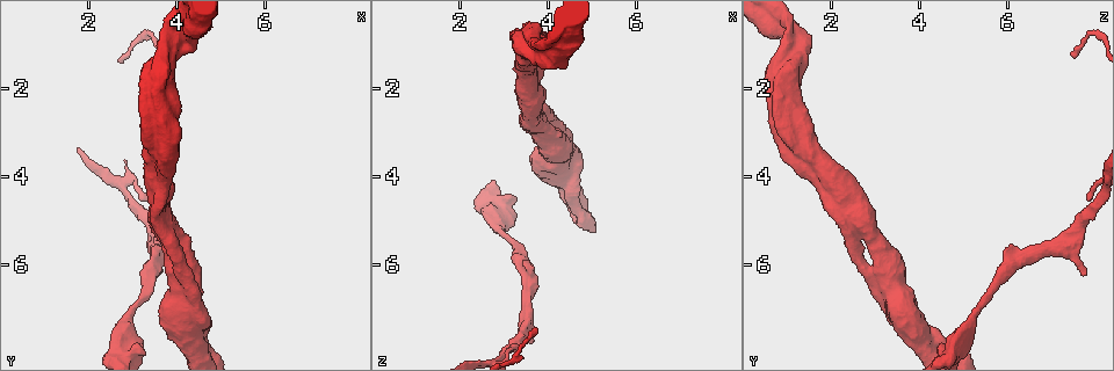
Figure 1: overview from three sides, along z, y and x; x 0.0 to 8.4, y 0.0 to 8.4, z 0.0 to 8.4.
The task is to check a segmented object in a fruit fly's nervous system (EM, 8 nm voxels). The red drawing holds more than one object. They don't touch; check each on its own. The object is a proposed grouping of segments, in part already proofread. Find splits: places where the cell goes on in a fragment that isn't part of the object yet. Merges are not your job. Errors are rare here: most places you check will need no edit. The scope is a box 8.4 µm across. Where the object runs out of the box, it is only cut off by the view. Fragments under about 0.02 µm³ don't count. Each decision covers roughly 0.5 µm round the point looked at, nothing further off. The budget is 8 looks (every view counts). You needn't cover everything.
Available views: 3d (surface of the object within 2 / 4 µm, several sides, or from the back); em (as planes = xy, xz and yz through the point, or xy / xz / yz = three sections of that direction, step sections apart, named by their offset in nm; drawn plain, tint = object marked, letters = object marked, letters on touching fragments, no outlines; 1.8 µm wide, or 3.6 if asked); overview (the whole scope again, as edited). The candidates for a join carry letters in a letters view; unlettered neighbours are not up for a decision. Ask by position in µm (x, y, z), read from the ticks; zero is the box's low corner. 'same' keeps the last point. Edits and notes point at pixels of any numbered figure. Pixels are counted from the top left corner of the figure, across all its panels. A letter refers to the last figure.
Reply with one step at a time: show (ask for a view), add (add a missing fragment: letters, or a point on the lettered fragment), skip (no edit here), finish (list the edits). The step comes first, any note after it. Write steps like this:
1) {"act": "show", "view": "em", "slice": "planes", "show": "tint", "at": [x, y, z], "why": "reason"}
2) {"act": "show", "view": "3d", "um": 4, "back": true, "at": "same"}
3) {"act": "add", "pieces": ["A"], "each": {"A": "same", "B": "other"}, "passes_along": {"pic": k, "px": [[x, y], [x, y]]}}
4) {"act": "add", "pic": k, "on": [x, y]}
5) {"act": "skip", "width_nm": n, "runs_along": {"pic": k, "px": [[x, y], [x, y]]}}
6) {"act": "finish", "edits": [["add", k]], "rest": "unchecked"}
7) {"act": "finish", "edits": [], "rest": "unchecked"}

{"act": "show", "view": "em", "um": 3.6, "slice": "planes", "show": "plain", "at": [4.20, 0.75, 1.20], "why": "calibre changes"}

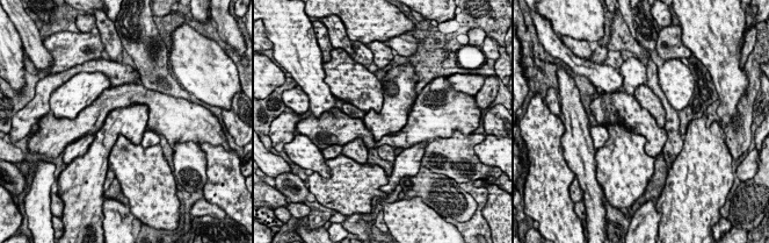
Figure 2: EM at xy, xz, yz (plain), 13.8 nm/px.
{"act": "show", "view": "em", "um": 3.6, "slice": "planes", "show": "letters", "at": "same", "why": "see the neighbours"}

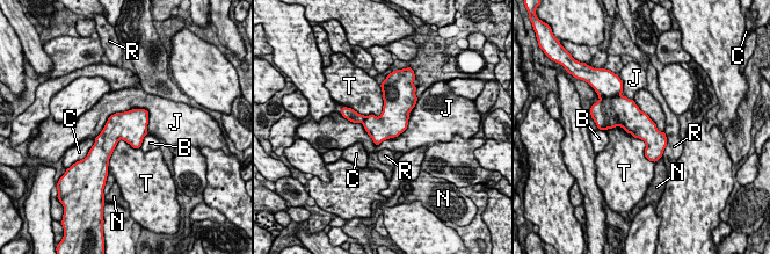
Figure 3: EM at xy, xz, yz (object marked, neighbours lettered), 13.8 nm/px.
{"act": "skip", "width_nm": 360, "each": {"B": "other", "C": "other", "J": "other", "N": "other", "R": "other", "T": "other"}, "border": {"pic": 3, "px": [[604, 130], [640, 138], [654, 162]]}, "found": "none of them fits"}

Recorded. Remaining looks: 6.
{"act": "show", "view": "em", "slice": "planes", "show": "letters", "at": [3.50, 3.50, 1.50], "why": "a fork"}

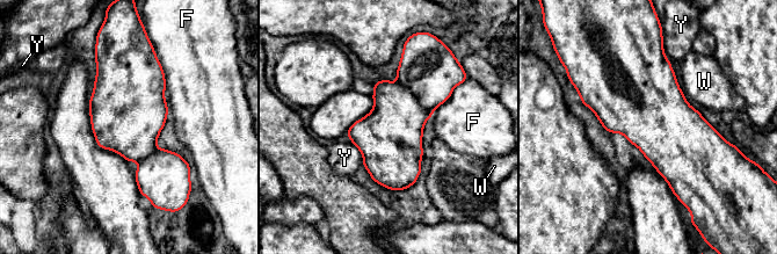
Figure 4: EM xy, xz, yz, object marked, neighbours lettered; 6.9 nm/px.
{"act": "skip", "longest_contact_nm": ["F", 320], "each": {"F": "other", "W": "other", "Y": "other"}, "border": {"pic": 4, "px": [[351, 142], [360, 151], [363, 165]]}, "found": "none of them fits"}

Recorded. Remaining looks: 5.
{"act": "show", "view": "3d", "um": 4, "at": [3.80, 5.20, 2.80], "why": "a fork"}

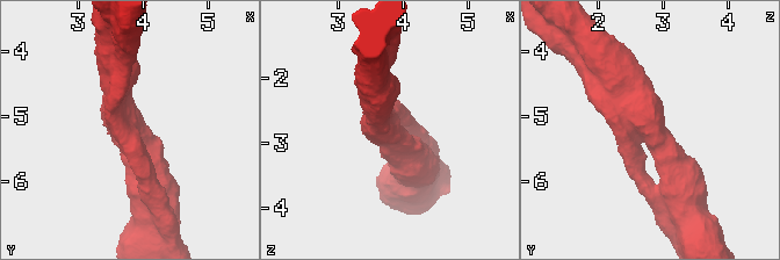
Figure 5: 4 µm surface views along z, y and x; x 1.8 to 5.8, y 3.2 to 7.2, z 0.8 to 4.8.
{"act": "show", "view": "em", "slice": "planes", "show": "letters", "at": [3.80, 5.15, 2.80], "why": "shape alone is not enough"}

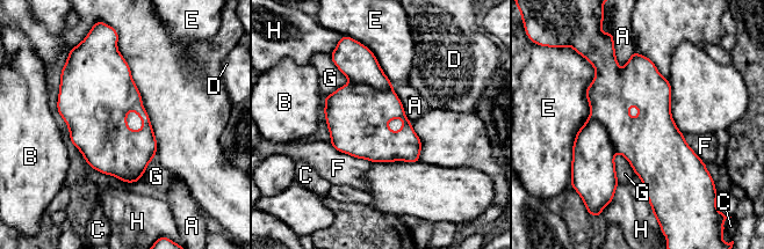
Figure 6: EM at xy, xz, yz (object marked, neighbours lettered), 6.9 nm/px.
{"act": "skip", "each": {"A": "other", "B": "other", "C": "other", "D": "other", "E": "other", "F": "other", "G": "other", "H": "other"}, "found": "none of them fits"}

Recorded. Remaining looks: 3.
{"act": "show", "view": "em", "slice": "yz", "step": 16, "show": "letters", "at": [3.60, 6.25, 7.75], "why": "branch stops here"}

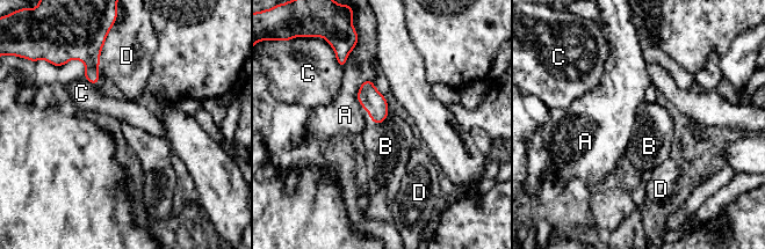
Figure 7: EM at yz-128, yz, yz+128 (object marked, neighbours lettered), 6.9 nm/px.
{"act": "add", "pieces": ["B"], "width_nm": 160, "each": {"A": "other", "B": "same", "C": "other", "D": "other"}, "passes_along": {"pic": 7, "px": [[370, 99], [385, 117], [385, 146]]}, "found": "the cell continues"}

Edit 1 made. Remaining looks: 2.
{"act": "finish", "edits": [["add", 7]], "rest": "unchecked"}

